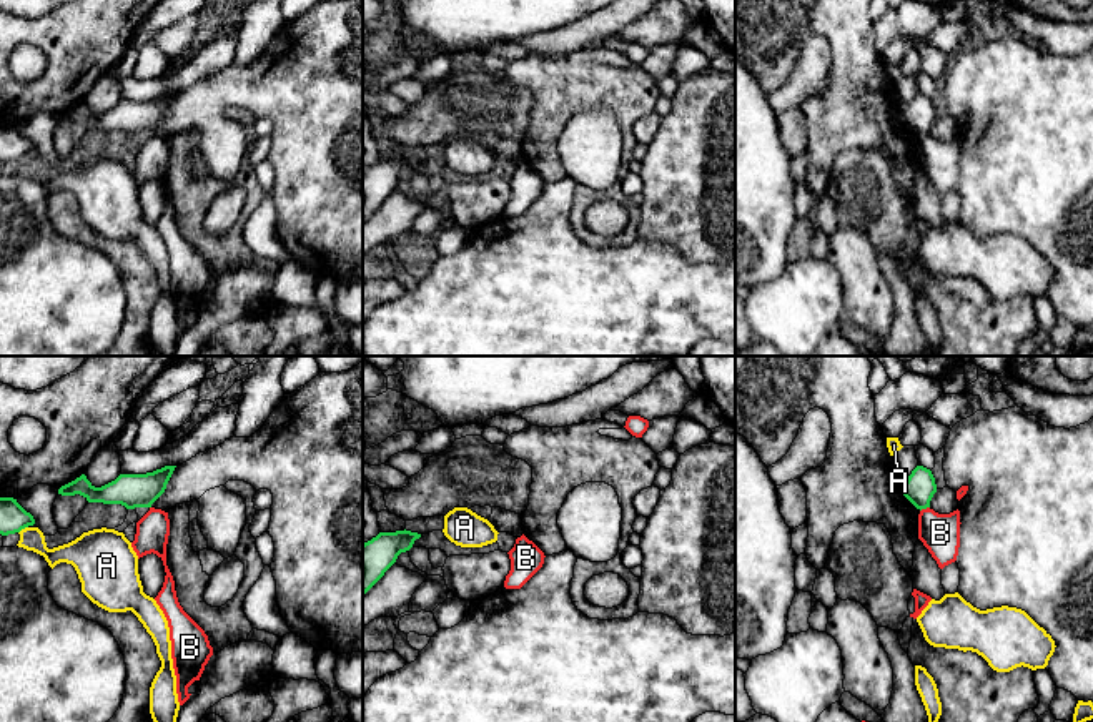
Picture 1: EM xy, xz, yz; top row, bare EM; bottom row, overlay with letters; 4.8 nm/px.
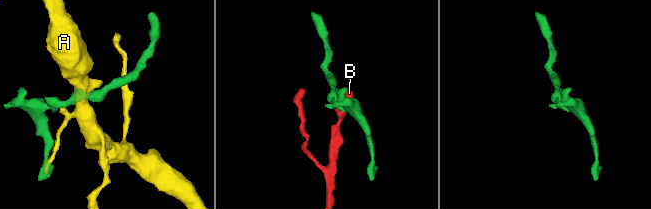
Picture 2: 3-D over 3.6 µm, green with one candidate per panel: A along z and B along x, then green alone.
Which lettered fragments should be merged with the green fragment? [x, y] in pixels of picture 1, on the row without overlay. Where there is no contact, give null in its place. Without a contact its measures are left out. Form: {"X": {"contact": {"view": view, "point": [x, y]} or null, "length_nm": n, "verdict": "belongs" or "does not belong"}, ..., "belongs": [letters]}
{"A": {"contact": {"view": "xy", "point": [22, 155]}, "length_nm": 60, "verdict": "does not belong"}, "B": {"contact": {"view": "yz", "point": [924, 135]}, "length_nm": 50, "verdict": "does not belong"}, "belongs": []}

